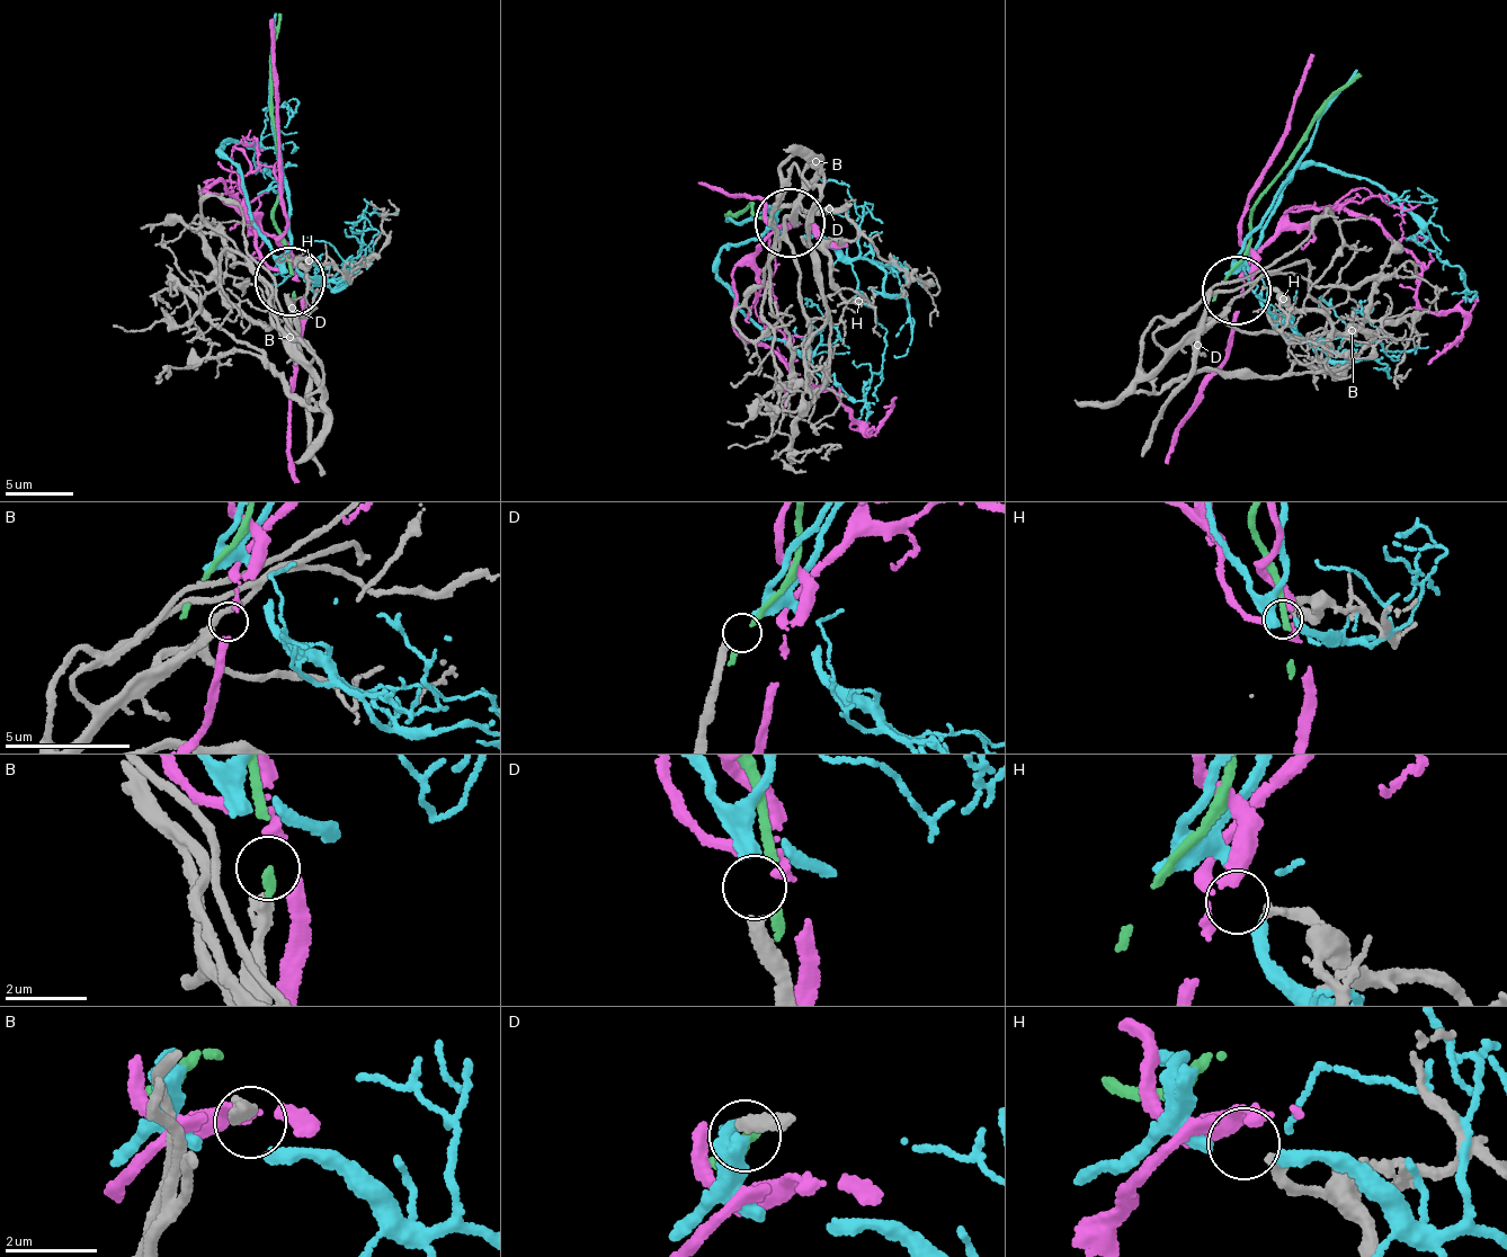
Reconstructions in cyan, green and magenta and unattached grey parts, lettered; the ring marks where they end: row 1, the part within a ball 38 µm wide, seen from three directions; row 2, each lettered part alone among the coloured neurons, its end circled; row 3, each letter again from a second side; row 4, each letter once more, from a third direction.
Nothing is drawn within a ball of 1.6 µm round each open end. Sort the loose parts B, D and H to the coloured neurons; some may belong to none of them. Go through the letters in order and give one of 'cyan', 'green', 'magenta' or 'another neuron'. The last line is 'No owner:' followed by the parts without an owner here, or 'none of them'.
B: another neuron
D: cyan
H: magenta
No owner: B

